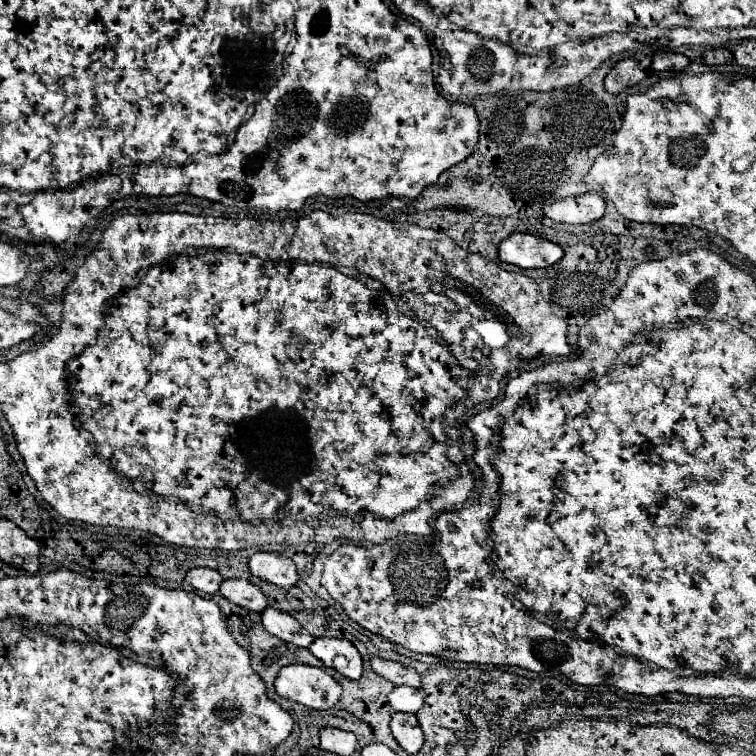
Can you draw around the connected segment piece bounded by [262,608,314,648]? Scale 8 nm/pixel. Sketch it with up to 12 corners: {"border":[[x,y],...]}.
{"border":[[262,612],[262,626],[284,642],[308,648],[314,640],[288,612]]}

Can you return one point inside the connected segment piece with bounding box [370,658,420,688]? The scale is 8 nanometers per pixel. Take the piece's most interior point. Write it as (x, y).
(397, 674)

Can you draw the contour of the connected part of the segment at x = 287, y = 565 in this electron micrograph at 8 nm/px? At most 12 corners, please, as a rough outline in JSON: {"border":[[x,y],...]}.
{"border":[[256,552],[248,568],[278,588],[298,582],[294,562],[280,554]]}

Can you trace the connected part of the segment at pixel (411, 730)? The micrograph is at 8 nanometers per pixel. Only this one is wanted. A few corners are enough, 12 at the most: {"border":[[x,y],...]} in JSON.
{"border":[[392,714],[390,728],[396,742],[416,754],[424,734],[414,714]]}

